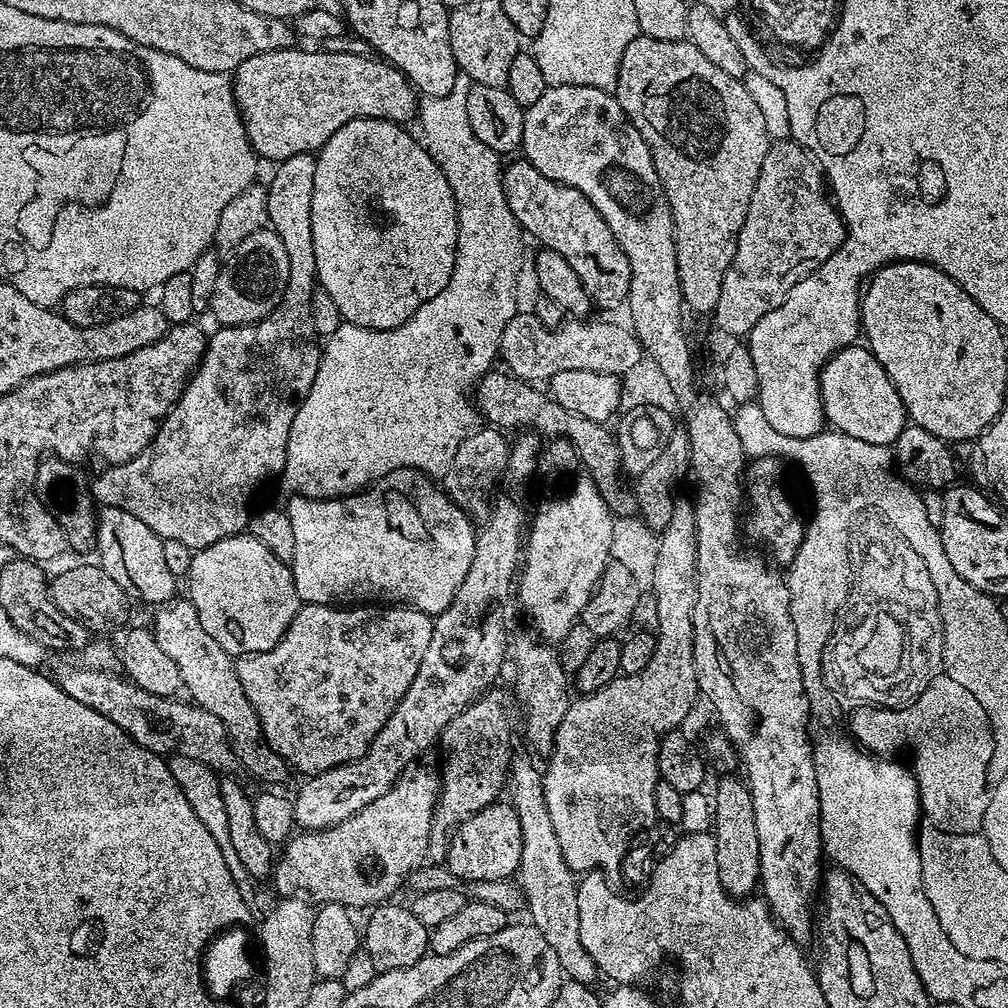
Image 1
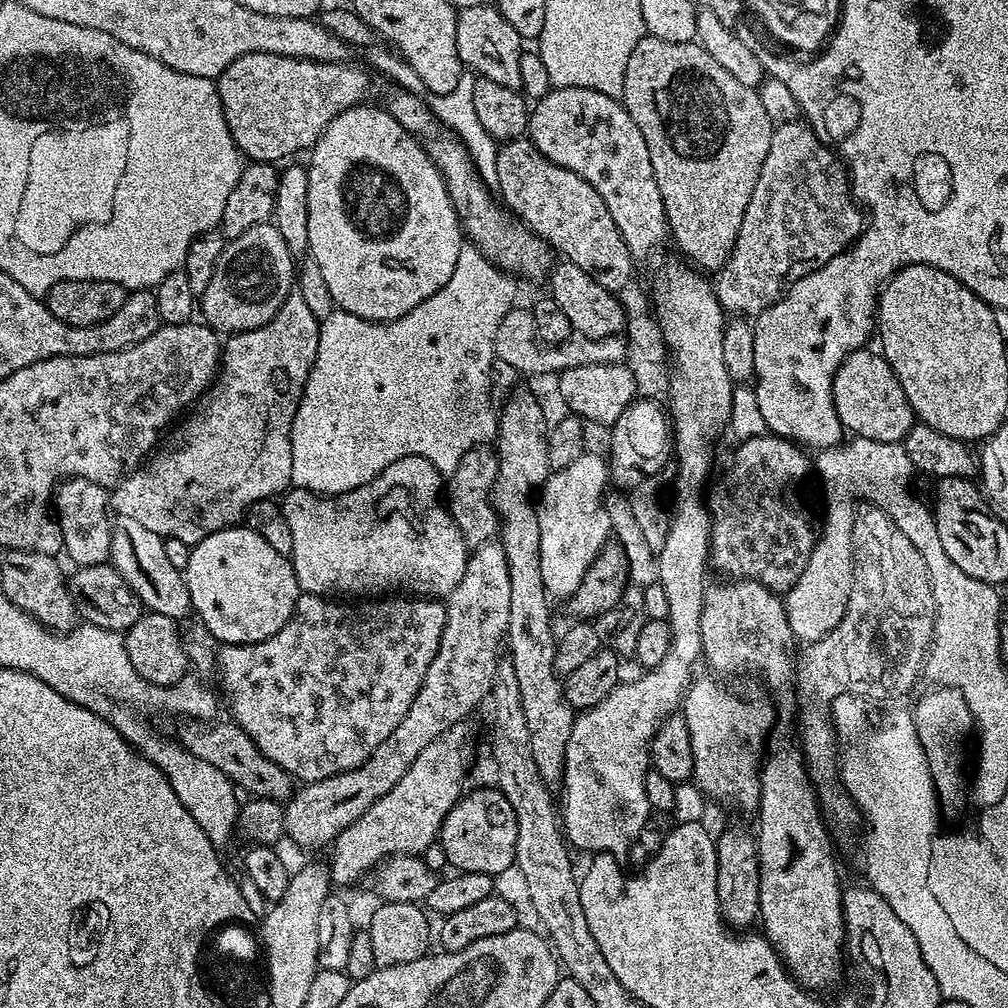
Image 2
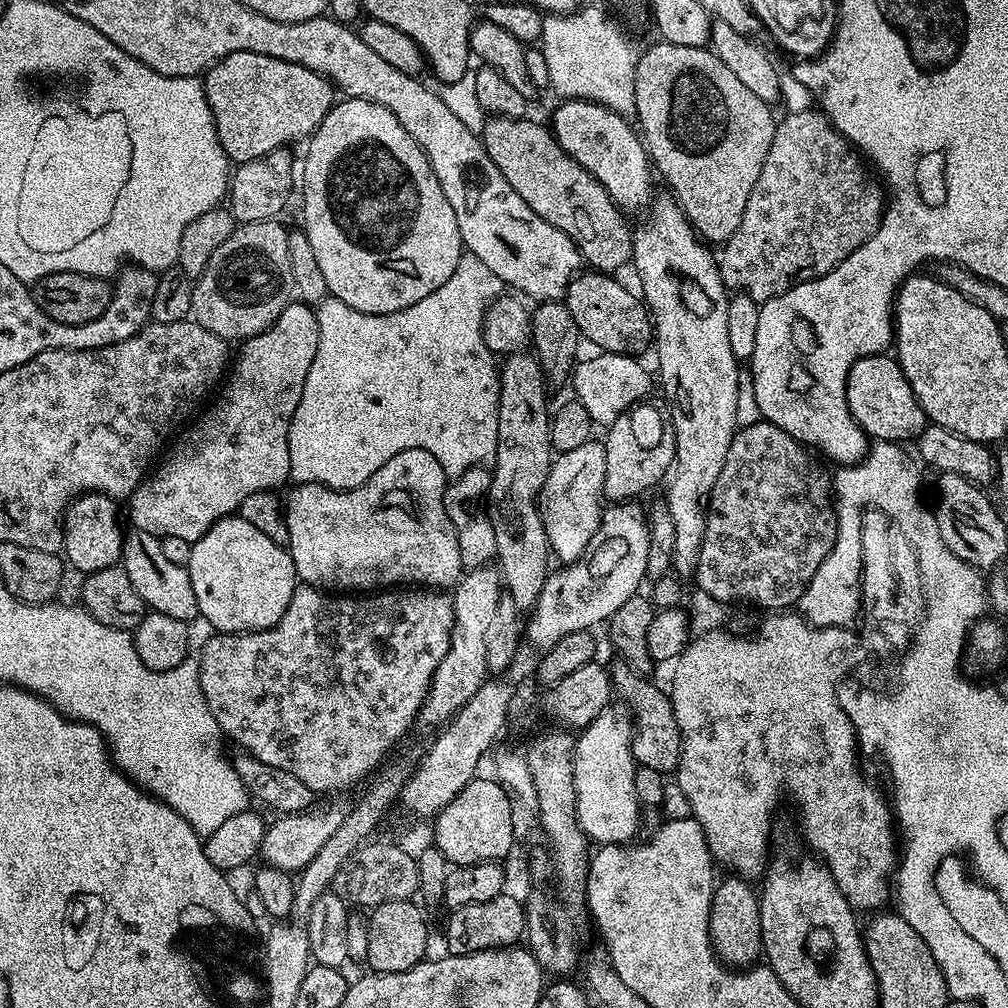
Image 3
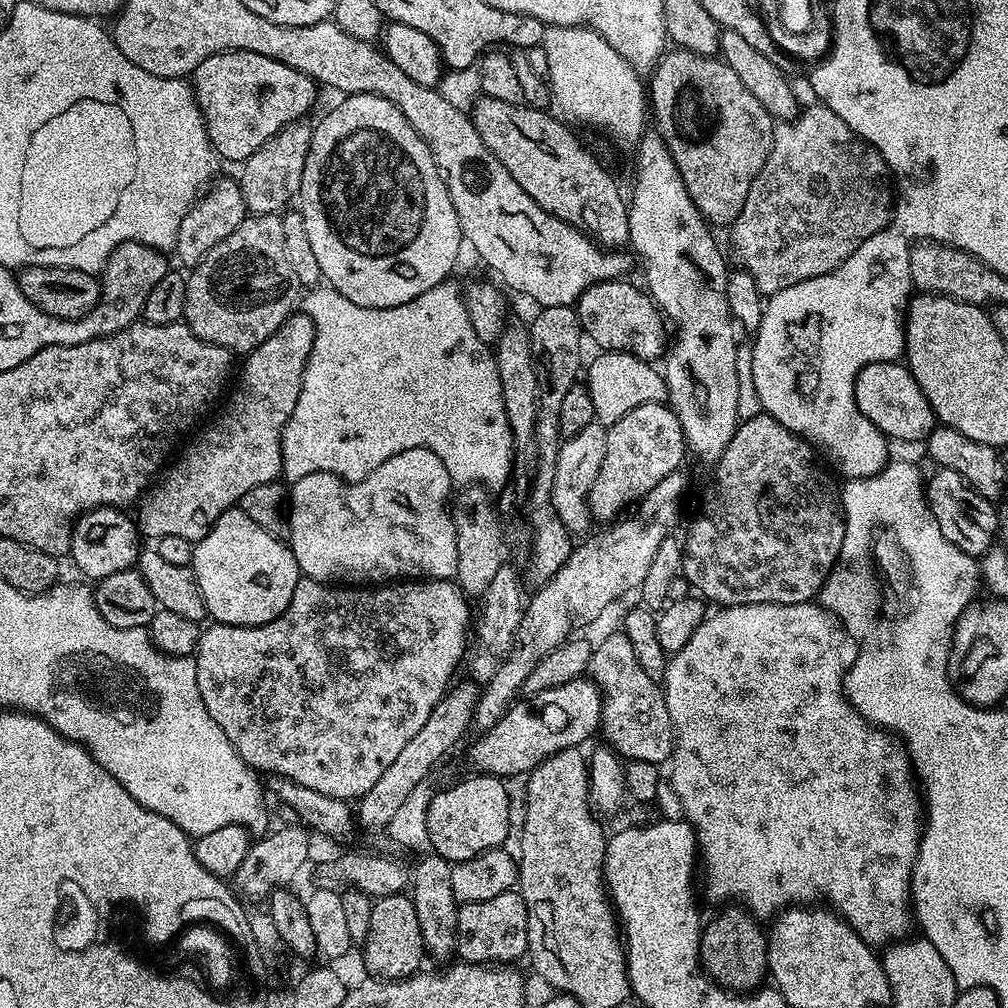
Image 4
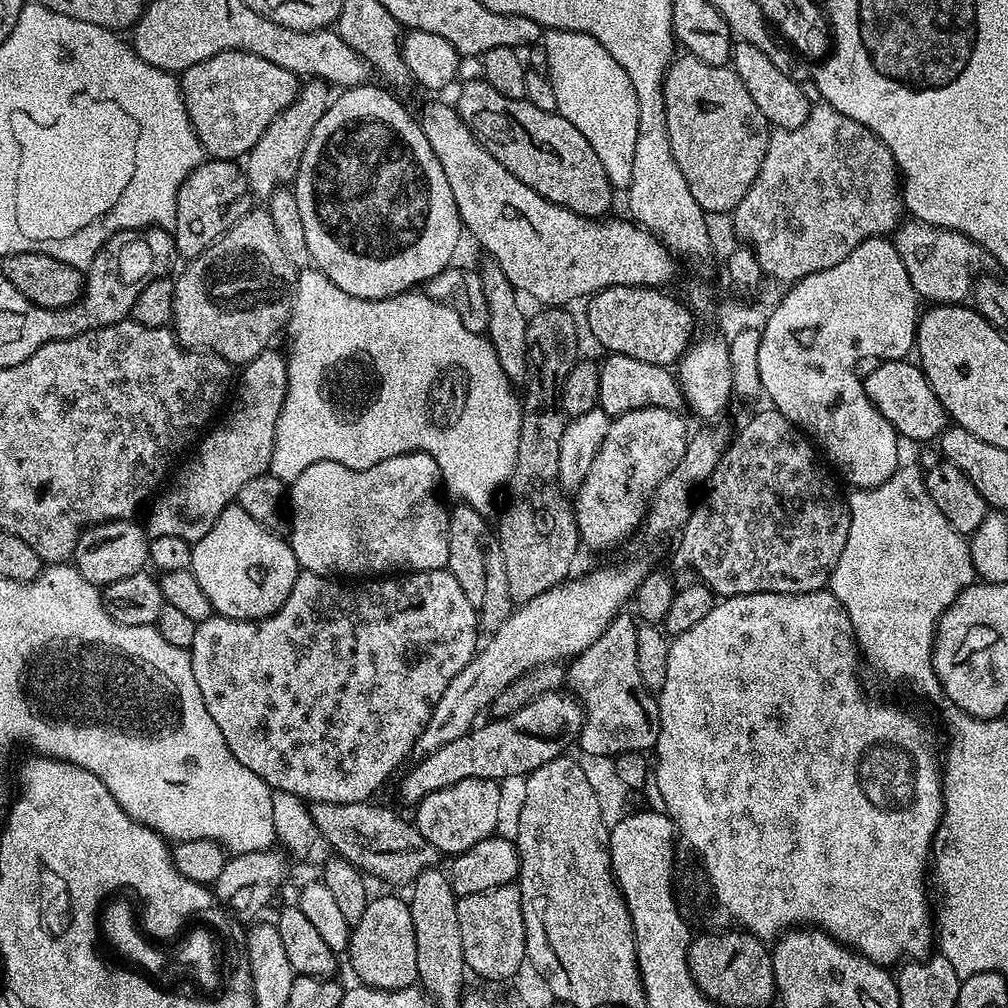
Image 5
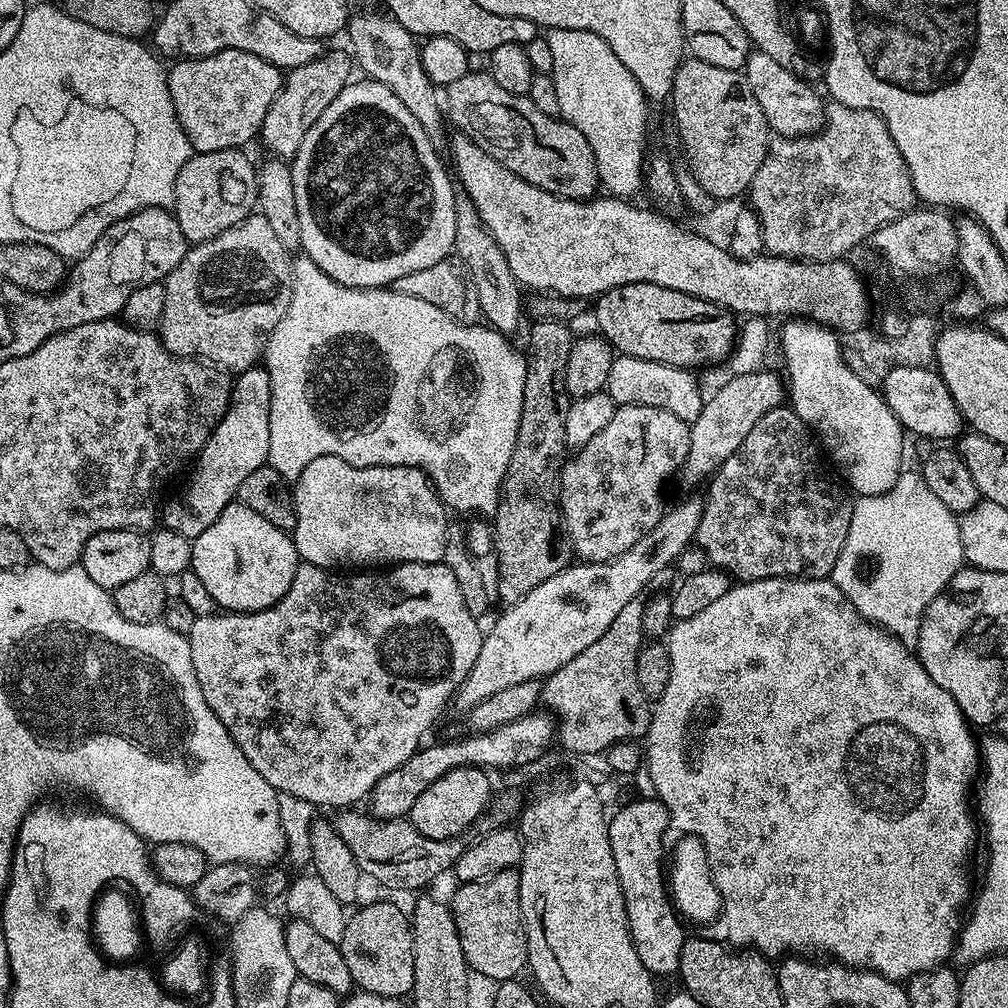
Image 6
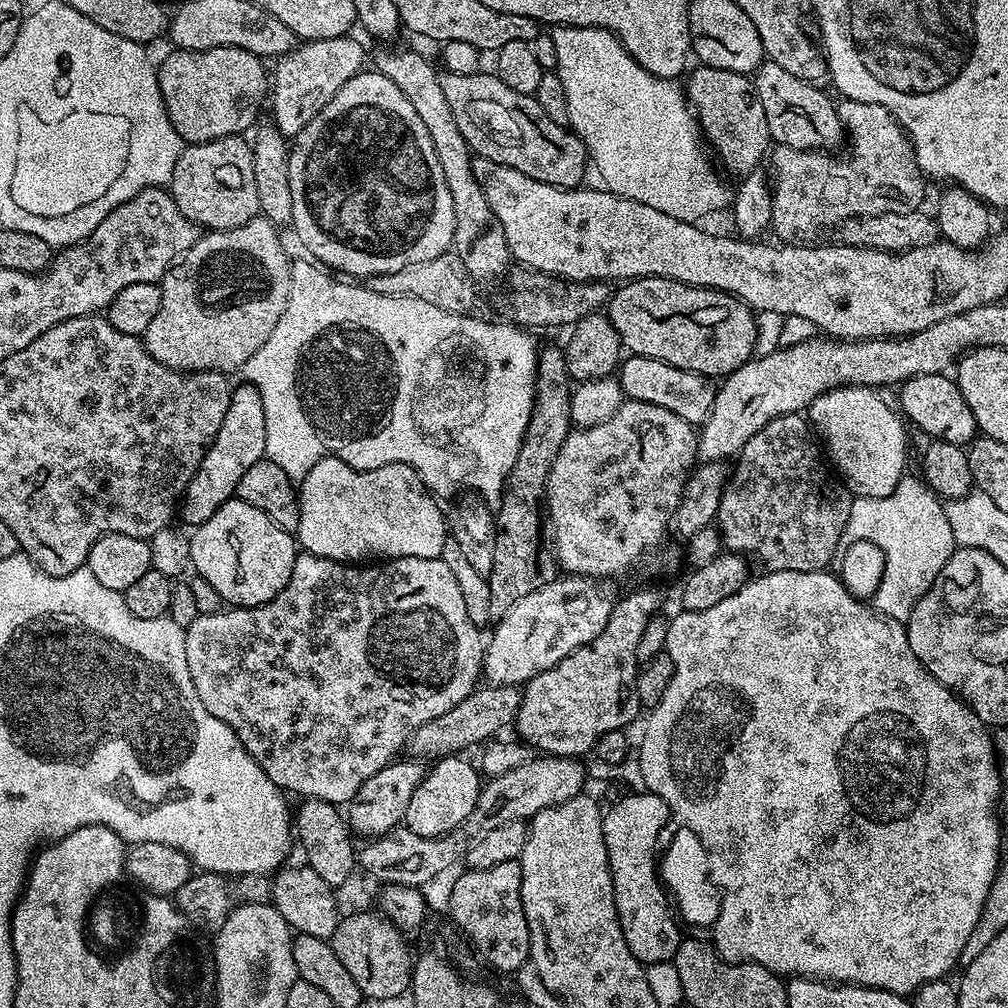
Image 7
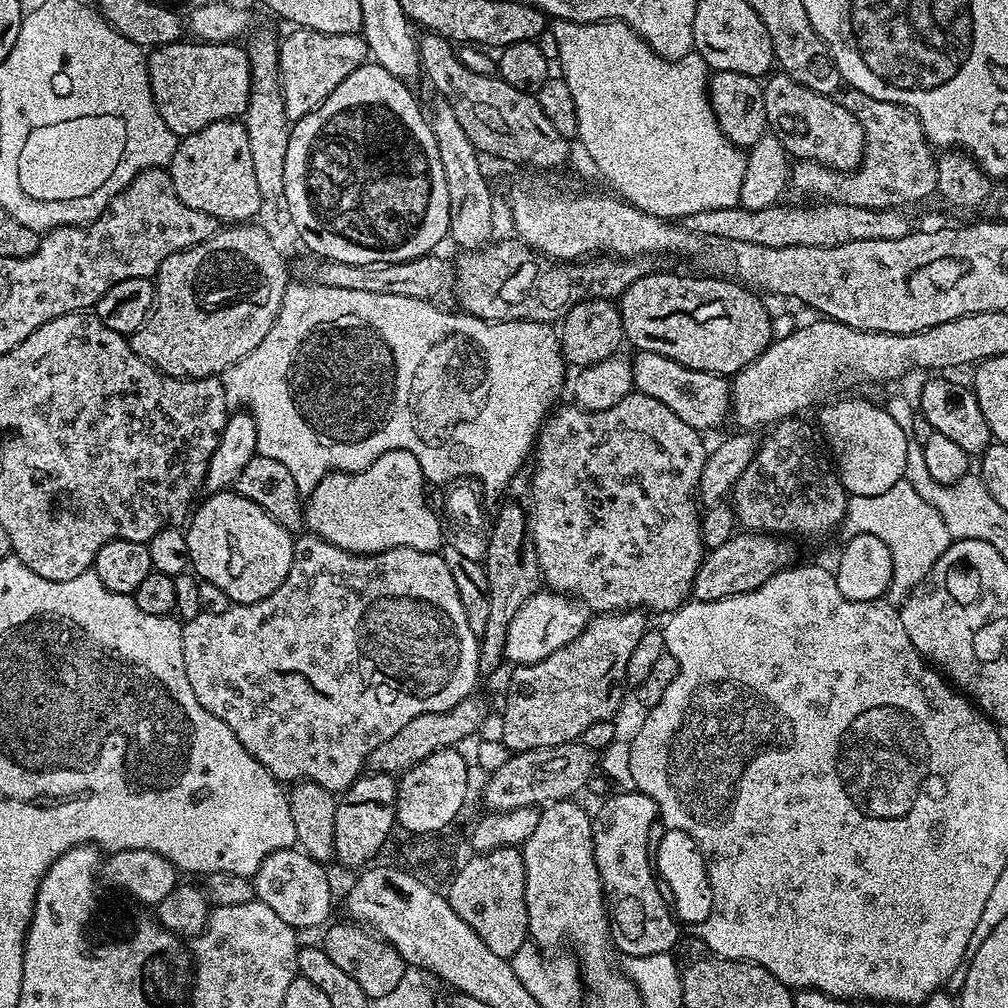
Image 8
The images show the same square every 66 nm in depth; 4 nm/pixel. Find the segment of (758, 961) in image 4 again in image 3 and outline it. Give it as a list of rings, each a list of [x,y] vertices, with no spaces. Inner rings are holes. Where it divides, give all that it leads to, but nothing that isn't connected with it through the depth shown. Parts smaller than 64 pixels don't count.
[[[728,874],[724,881],[712,890],[708,933],[712,939],[712,950],[721,961],[732,966],[748,966],[762,956],[762,914],[757,889],[751,888],[745,877]]]

